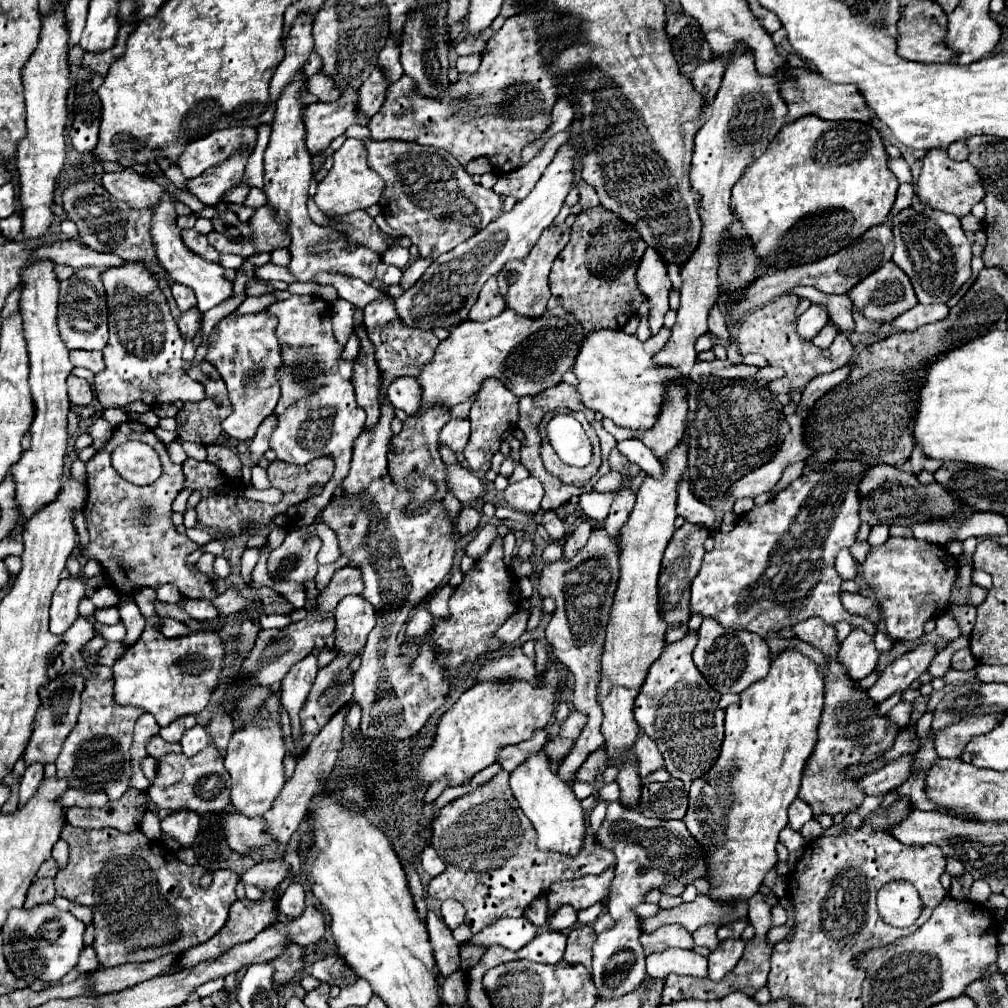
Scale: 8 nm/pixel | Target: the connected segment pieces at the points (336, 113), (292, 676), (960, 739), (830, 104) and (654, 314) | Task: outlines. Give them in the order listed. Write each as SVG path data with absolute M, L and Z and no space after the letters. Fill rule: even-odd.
M351 88L351 92L343 92L337 102L309 104L305 108L307 148L311 154L327 150L329 144L345 134L351 124L369 124L367 116L355 112L355 96L359 96L359 90Z
M307 656L303 658L301 662L297 662L289 674L283 678L281 682L281 700L283 700L283 708L289 712L289 718L291 718L291 736L295 740L295 752L297 752L297 758L303 756L303 752L307 752L307 746L301 742L301 720L299 720L299 712L303 708L303 704L307 702L307 696L309 696L309 690L313 686L313 680L317 676L317 658Z
M993 712L987 716L969 716L969 718L961 720L959 724L953 724L939 732L933 732L935 750L937 750L939 758L959 758L963 748L975 736L991 732L991 728L995 728L995 724L999 724L999 720L1003 720L1005 714L1007 712Z
M805 68L805 72L801 70L791 70L791 74L787 76L787 80L781 86L781 94L789 106L789 116L793 120L807 116L807 114L815 114L823 120L857 120L857 122L869 122L873 118L873 112L867 108L867 102L863 100L863 94L859 92L859 88L855 88L855 84L831 84L829 80L825 80L823 76L819 76L817 72Z
M647 248L643 254L637 268L637 284L649 300L649 326L651 332L657 334L663 328L663 316L669 310L667 296L671 292L671 280L667 276L667 266L655 248Z

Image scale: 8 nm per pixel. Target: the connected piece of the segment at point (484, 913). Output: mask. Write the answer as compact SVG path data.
M503 770L495 774L489 782L479 786L477 790L441 808L439 816L433 820L433 826L431 826L431 846L445 860L447 868L445 872L441 872L439 876L431 880L431 884L427 886L427 892L437 900L447 900L447 898L459 900L467 908L465 924L471 928L471 932L481 932L487 924L493 924L499 918L521 918L525 910L531 906L531 902L547 894L549 886L559 880L575 880L587 874L605 872L607 868L615 866L615 854L599 846L597 840L589 834L585 836L579 856L563 856L559 852L539 850L537 832L533 824L527 820L527 816L523 814L523 810L519 808L519 802L515 800L509 788L509 772L503 772Z

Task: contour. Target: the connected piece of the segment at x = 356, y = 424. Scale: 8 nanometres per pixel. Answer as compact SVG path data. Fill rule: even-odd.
M291 296L267 308L277 316L277 338L281 344L283 366L279 370L281 398L275 406L277 426L271 434L269 446L277 452L277 460L287 464L307 464L313 458L327 456L335 462L335 472L319 496L311 496L297 504L297 518L293 528L313 524L319 510L323 510L335 488L349 472L353 442L365 426L365 412L359 408L351 384L353 362L341 360L341 346L331 332L331 306L317 296Z

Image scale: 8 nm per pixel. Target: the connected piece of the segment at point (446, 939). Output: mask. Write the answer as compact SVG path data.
M427 912L427 930L429 930L431 944L435 948L435 958L437 958L441 976L447 978L461 968L459 944L455 942L447 924L441 918L437 918L435 912Z

